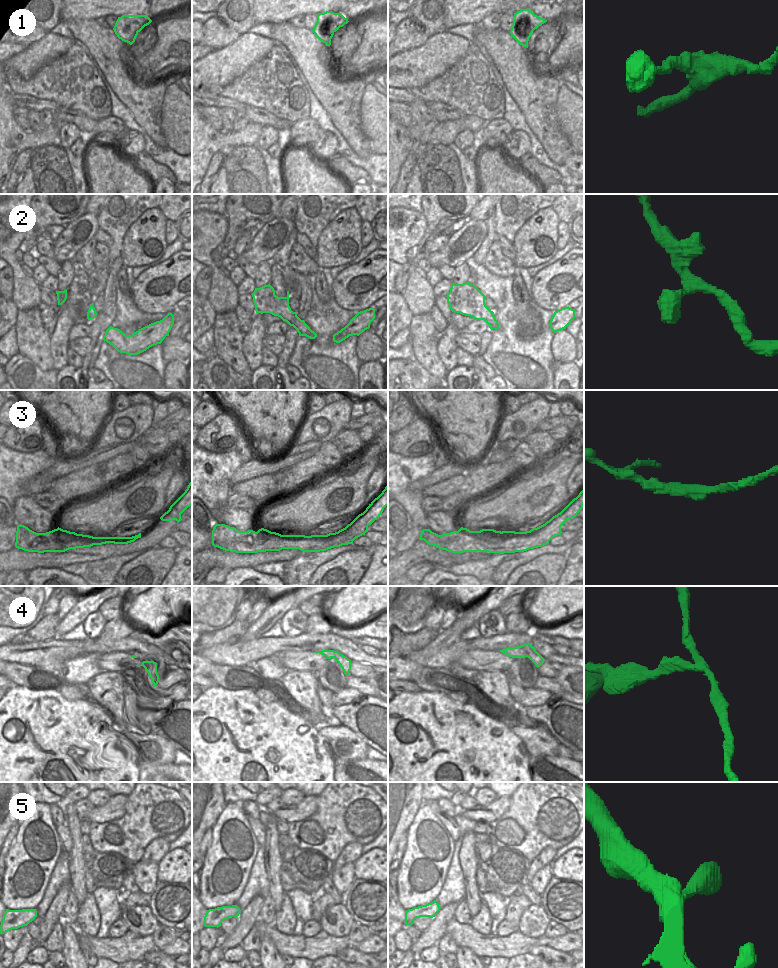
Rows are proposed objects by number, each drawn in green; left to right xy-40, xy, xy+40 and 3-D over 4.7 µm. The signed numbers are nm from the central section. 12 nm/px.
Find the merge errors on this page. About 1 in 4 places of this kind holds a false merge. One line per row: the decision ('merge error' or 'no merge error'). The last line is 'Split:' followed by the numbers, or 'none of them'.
1: merge error
2: no merge error
3: no merge error
4: merge error
5: no merge error
Split: 1, 4

